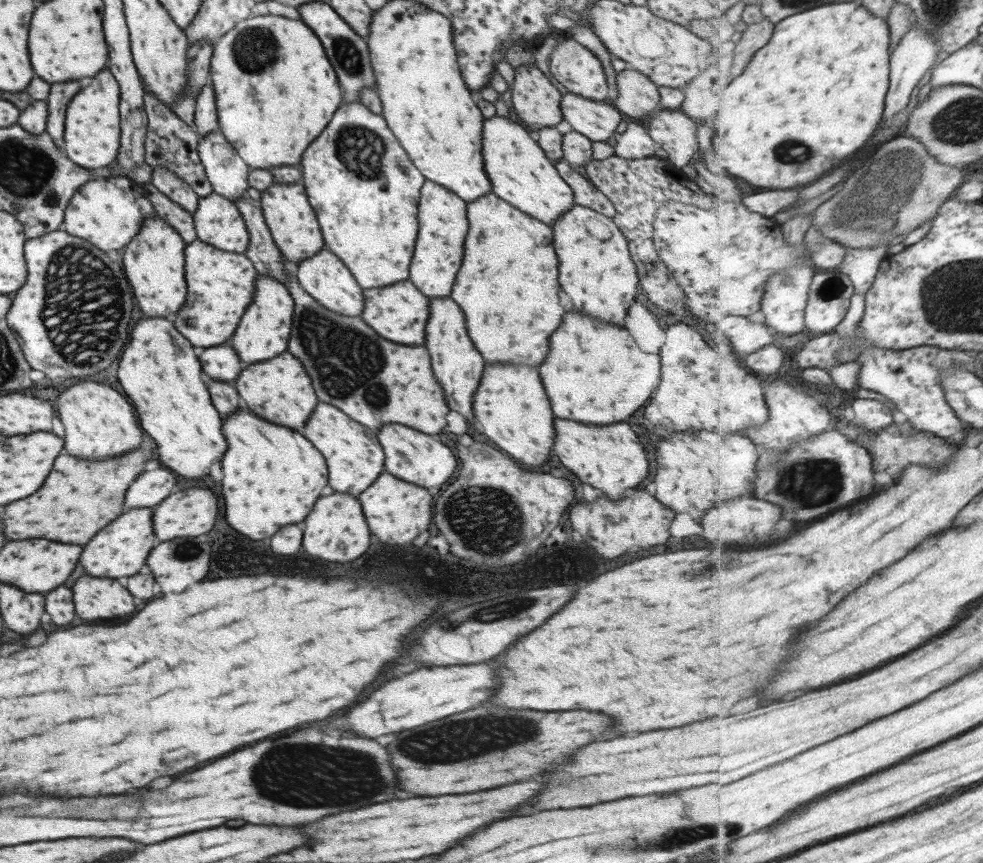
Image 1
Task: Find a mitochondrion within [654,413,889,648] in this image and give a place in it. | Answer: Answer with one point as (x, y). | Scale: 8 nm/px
(815, 481)

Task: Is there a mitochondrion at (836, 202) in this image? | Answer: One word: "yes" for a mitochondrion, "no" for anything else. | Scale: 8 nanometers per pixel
yes

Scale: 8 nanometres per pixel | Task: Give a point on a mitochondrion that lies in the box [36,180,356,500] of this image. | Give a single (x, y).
(84, 338)

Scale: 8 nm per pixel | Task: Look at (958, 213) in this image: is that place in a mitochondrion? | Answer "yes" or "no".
no

